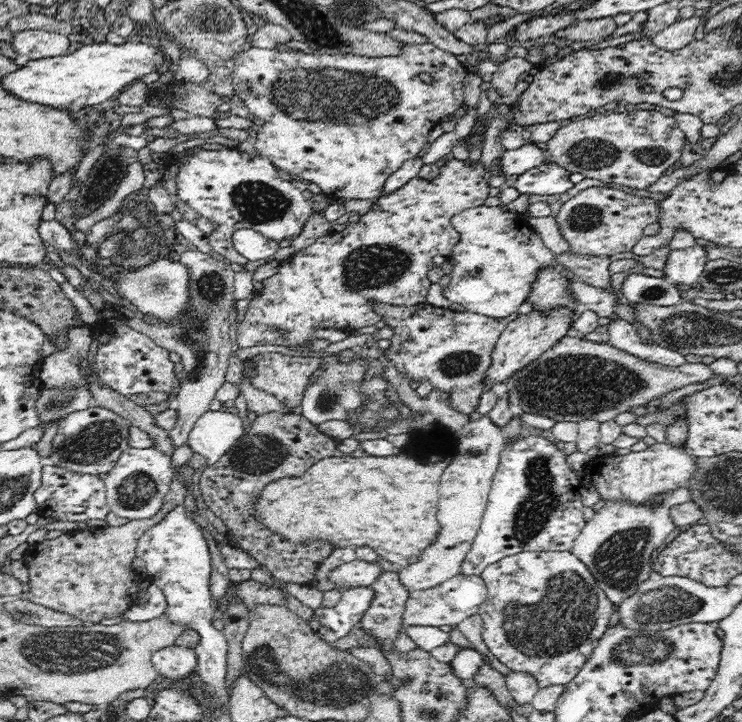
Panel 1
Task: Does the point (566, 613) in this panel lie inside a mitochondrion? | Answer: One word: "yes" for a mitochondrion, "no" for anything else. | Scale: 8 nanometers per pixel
yes

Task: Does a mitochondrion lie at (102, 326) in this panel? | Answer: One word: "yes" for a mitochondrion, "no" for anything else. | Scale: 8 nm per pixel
no

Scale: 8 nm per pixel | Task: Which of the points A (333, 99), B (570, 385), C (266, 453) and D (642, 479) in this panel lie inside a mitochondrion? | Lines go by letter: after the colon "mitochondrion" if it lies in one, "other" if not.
A: mitochondrion
B: mitochondrion
C: mitochondrion
D: other

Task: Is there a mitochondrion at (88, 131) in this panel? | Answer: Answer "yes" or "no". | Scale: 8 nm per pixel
no

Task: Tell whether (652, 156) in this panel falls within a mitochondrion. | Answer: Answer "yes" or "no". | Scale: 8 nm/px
yes

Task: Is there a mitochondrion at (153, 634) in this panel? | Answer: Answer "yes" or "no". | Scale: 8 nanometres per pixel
no

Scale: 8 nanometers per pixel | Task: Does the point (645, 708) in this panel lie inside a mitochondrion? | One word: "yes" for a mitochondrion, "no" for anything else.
no

